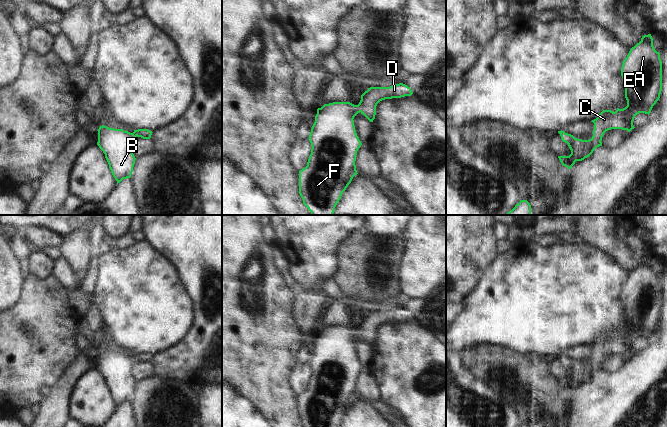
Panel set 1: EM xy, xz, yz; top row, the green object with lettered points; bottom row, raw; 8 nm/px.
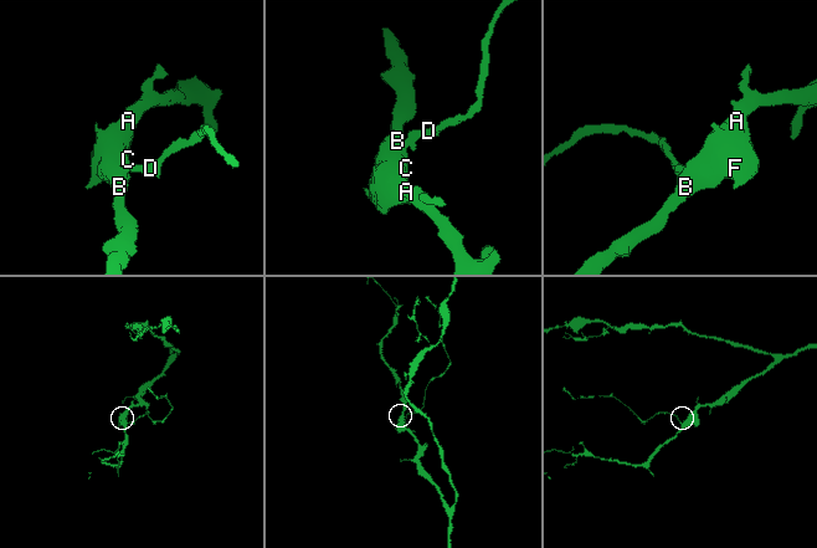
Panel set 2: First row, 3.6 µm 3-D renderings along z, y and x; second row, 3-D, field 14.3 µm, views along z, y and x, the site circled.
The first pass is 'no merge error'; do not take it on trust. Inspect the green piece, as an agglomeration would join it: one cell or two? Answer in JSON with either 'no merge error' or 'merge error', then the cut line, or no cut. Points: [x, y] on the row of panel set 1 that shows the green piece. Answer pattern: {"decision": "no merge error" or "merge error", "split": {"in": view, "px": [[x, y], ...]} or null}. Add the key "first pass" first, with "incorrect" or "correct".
{"first pass": "correct", "decision": "no merge error", "split": null}

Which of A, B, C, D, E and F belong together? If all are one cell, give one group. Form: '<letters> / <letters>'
A B C D E F

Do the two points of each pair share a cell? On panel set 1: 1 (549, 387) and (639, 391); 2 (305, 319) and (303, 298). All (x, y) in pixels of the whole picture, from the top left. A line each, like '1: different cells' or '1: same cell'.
1: different cells
2: same cell

